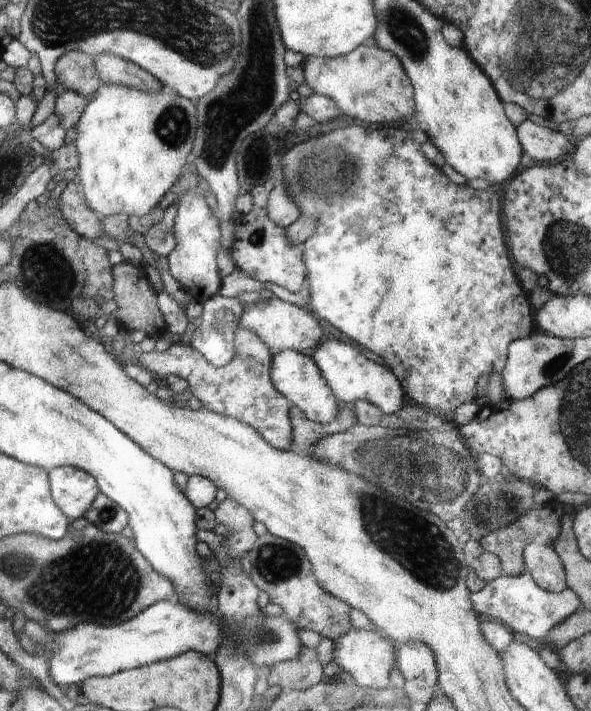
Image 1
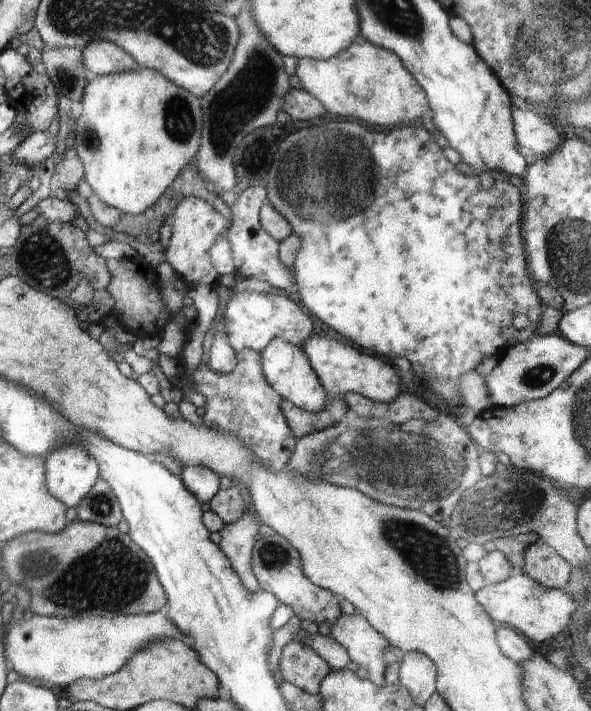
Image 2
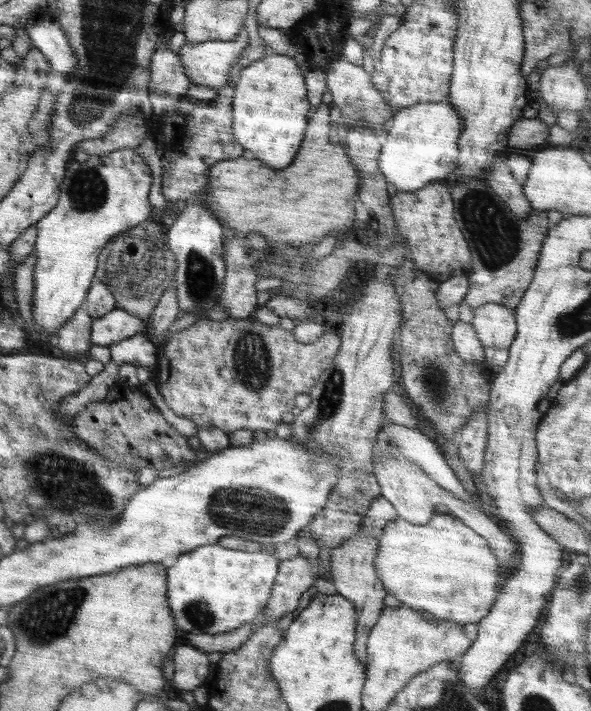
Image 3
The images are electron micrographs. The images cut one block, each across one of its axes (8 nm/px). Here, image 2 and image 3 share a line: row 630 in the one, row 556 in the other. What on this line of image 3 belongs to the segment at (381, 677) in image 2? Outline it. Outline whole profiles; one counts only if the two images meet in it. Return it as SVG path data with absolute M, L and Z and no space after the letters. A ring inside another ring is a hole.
M359 528L344 544L331 550L331 580L335 584L337 593L351 600L352 606L357 610L354 652L365 665L367 664L367 638L370 629L374 627L380 613L385 609L384 597L387 595L376 572L376 549L378 549L378 540L370 536L362 536Z

